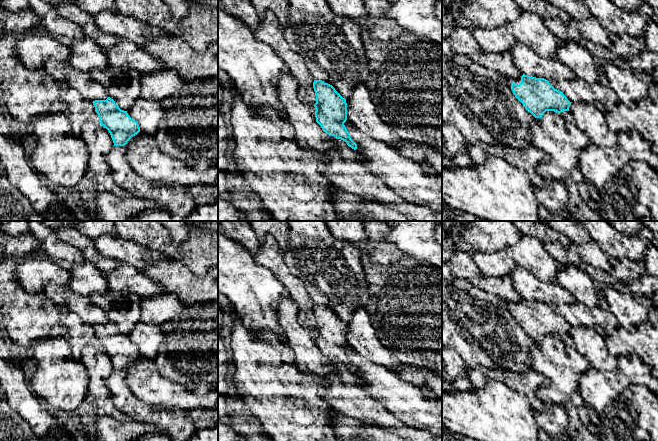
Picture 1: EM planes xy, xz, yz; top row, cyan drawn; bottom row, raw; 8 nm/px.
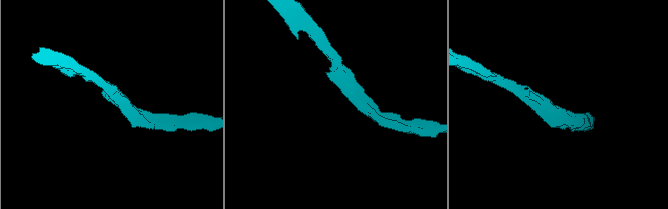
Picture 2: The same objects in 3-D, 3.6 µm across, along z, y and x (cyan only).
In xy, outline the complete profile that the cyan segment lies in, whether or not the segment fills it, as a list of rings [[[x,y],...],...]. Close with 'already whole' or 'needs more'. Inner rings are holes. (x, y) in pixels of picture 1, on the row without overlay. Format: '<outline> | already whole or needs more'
[[[110,321],[106,324],[95,324],[92,327],[100,348],[110,357],[114,370],[126,369],[140,356],[138,346],[131,342],[127,335],[121,334]]] | already whole

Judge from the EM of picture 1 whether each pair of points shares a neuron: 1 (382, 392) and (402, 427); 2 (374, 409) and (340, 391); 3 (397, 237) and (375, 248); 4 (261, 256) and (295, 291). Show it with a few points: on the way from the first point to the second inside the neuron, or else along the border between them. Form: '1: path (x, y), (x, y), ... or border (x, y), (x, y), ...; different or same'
1: border (380, 400), (398, 418), (408, 424), (418, 426); different
2: path (366, 408), (348, 399); same
3: border (388, 231), (385, 240), (395, 244), (406, 255); different
4: path (271, 262), (290, 281); same

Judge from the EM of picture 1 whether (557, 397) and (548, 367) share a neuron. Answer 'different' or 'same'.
same

